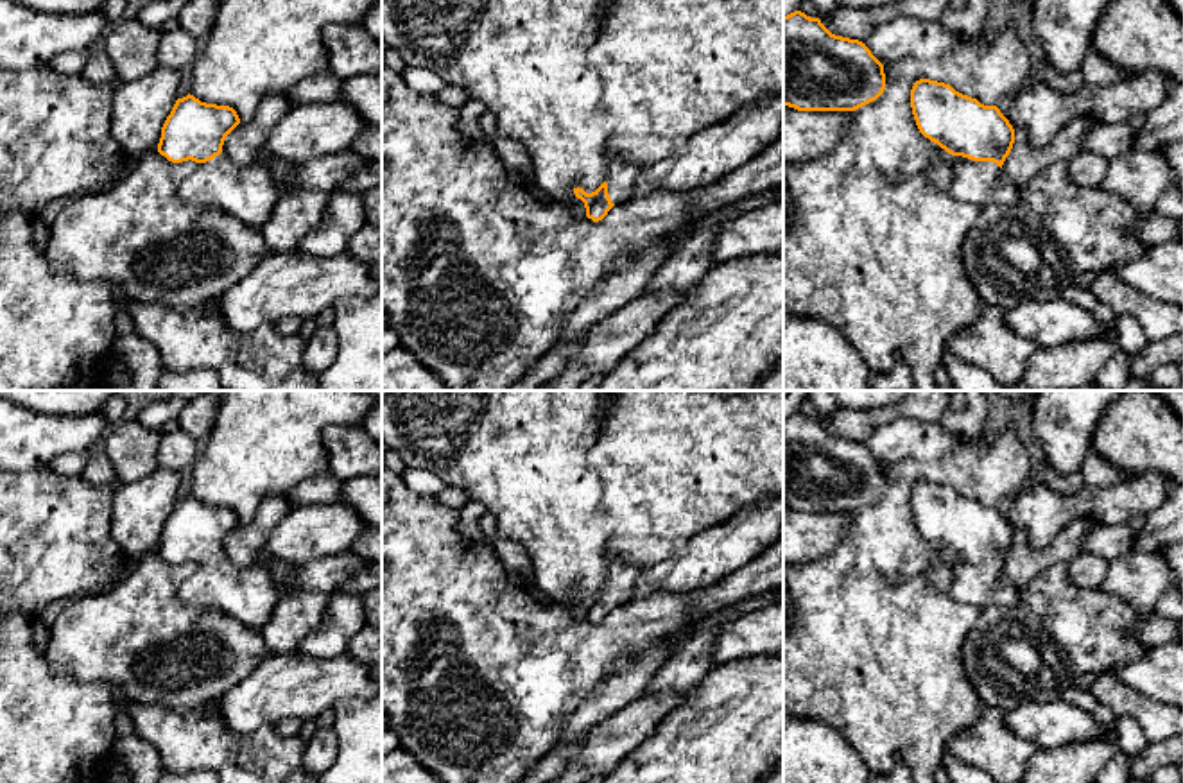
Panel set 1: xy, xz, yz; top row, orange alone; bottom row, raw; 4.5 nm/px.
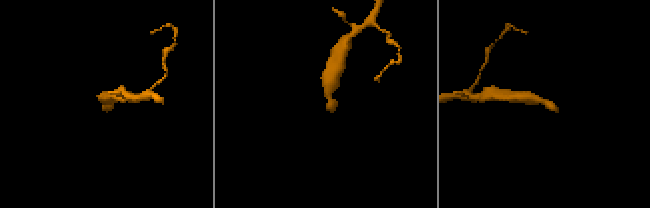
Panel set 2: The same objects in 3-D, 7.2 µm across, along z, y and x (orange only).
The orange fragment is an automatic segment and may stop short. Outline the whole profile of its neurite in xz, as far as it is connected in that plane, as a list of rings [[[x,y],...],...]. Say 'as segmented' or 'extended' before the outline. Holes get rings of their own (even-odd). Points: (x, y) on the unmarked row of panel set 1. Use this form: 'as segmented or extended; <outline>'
extended; [[[609,561],[606,582],[592,595],[574,589],[577,600],[584,604],[586,618],[593,624],[602,622],[608,613],[631,600],[642,568],[629,561]]]

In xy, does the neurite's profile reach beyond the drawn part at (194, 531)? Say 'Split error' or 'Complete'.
Split error

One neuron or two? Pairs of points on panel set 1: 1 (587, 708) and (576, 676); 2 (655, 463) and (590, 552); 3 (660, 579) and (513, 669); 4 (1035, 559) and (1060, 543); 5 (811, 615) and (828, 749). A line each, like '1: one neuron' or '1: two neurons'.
1: two neurons
2: two neurons
3: two neurons
4: one neuron
5: two neurons

